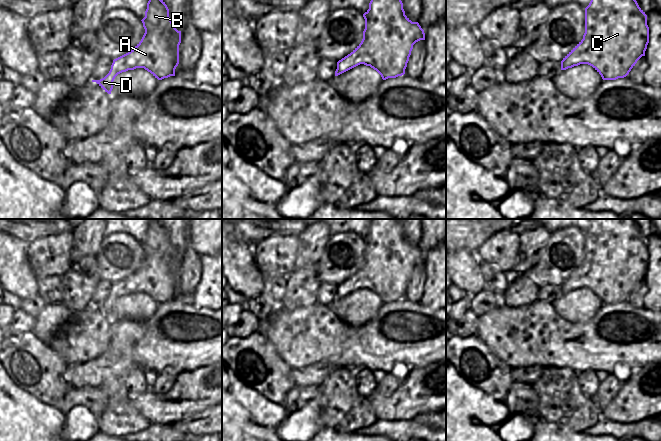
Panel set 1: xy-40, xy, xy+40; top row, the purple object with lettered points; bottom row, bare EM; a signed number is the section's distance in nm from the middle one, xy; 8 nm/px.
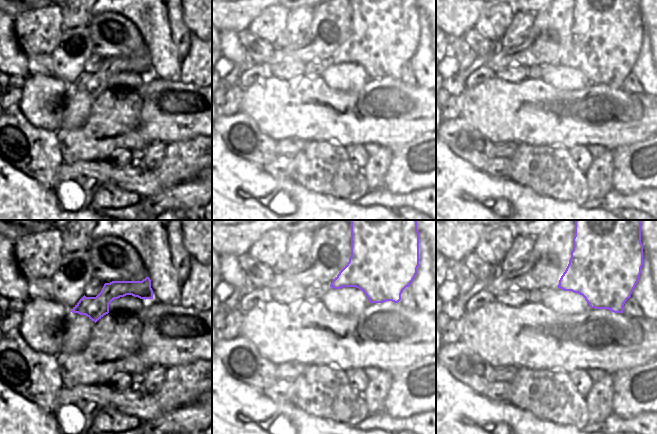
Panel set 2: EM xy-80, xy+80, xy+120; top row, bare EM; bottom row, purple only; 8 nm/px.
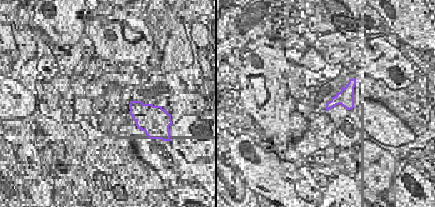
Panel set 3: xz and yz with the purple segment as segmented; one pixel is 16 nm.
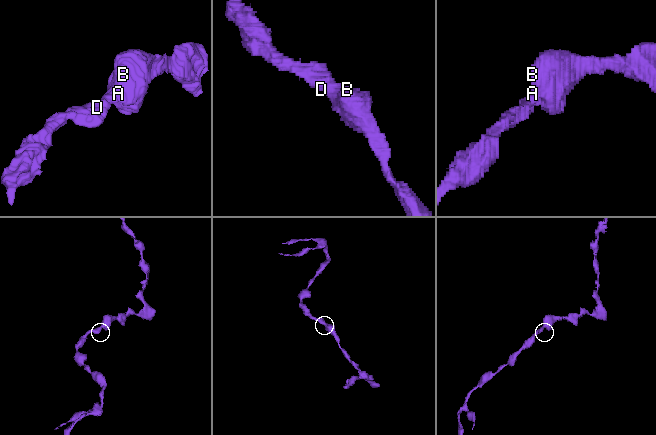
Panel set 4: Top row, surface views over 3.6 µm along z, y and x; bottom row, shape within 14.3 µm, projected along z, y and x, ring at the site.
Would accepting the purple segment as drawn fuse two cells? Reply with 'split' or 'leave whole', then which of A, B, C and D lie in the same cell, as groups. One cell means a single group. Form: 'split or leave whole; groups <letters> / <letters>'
leave whole; groups A B C D

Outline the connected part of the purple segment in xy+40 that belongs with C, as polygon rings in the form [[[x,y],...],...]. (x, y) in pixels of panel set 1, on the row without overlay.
[[[591,219],[591,225],[585,232],[585,257],[583,263],[563,282],[561,294],[580,288],[592,290],[603,304],[616,304],[626,301],[637,285],[645,280],[649,267],[647,239],[639,231],[632,219]]]

